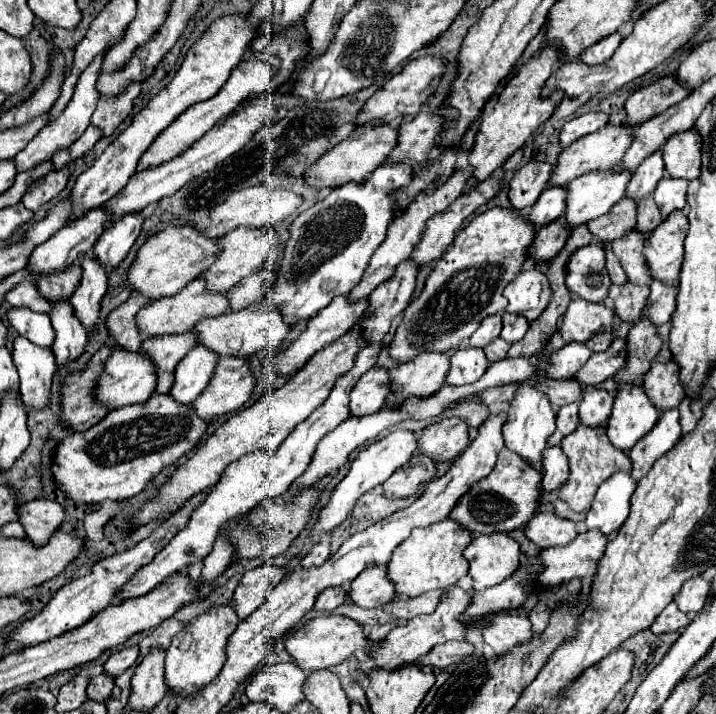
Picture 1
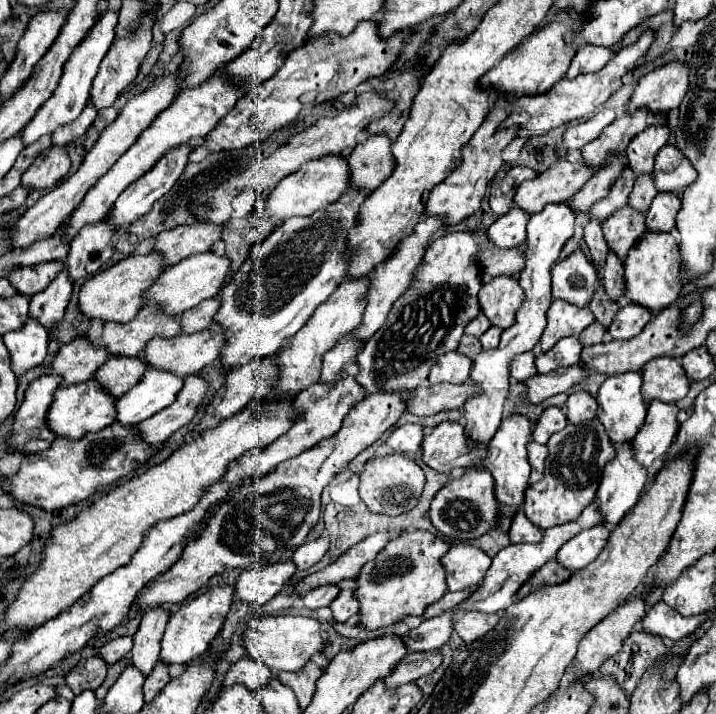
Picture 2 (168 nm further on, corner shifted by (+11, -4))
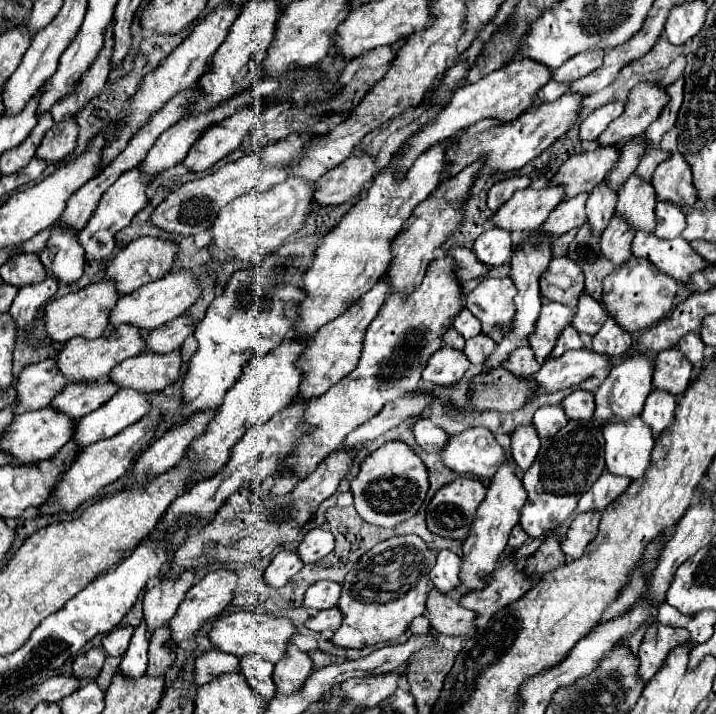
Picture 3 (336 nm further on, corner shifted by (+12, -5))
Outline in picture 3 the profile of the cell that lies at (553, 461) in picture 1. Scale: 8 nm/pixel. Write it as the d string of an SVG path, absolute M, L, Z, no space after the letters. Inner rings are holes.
M518 426L512 434L510 434L510 452L514 462L522 468L528 470L540 450L540 438L536 434L536 428L532 426Z

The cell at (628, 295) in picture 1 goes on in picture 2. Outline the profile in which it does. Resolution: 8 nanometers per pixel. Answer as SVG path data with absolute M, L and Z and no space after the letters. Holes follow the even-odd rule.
M609 251L607 255L607 263L603 269L603 277L601 283L605 287L605 293L609 295L609 299L613 301L623 301L625 293L625 277L623 277L623 263L621 259L617 259L617 255L613 255Z

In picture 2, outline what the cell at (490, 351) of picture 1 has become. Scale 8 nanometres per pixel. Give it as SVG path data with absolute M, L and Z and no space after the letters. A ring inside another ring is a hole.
M463 335L463 339L461 339L461 343L459 343L459 349L457 349L457 351L461 351L463 355L467 355L469 359L475 359L475 355L479 355L479 353L483 351L483 347L481 347L481 343L479 343L479 339L477 339L477 337Z

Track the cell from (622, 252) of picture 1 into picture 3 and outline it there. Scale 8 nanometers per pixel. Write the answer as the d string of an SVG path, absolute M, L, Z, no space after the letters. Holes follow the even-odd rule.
M636 172L628 176L622 188L618 188L616 212L636 226L636 230L654 232L654 206L656 196L652 184L640 178Z

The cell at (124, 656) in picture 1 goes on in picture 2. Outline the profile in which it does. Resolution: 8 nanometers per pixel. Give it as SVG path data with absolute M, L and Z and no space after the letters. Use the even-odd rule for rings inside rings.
M117 637L109 643L105 643L99 651L99 657L107 663L107 665L113 665L117 663L119 659L123 659L133 647L133 637Z

